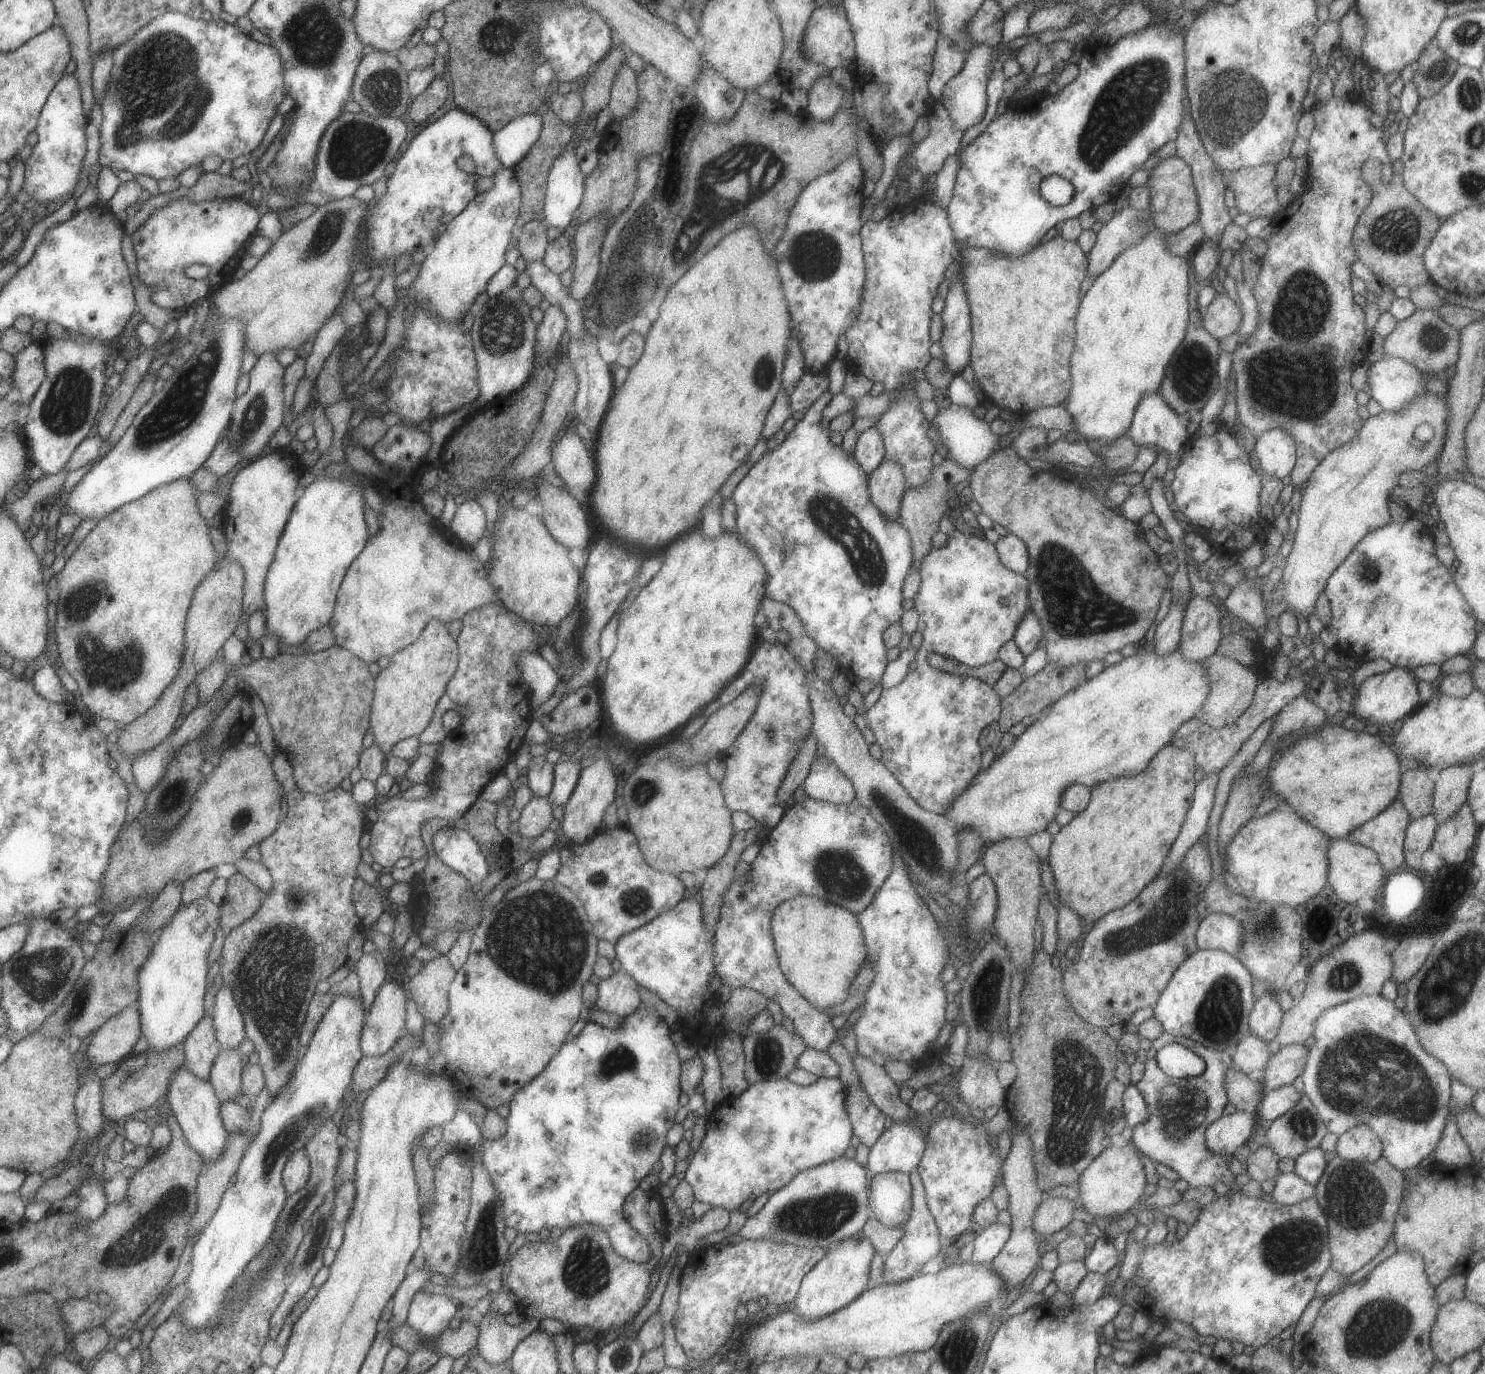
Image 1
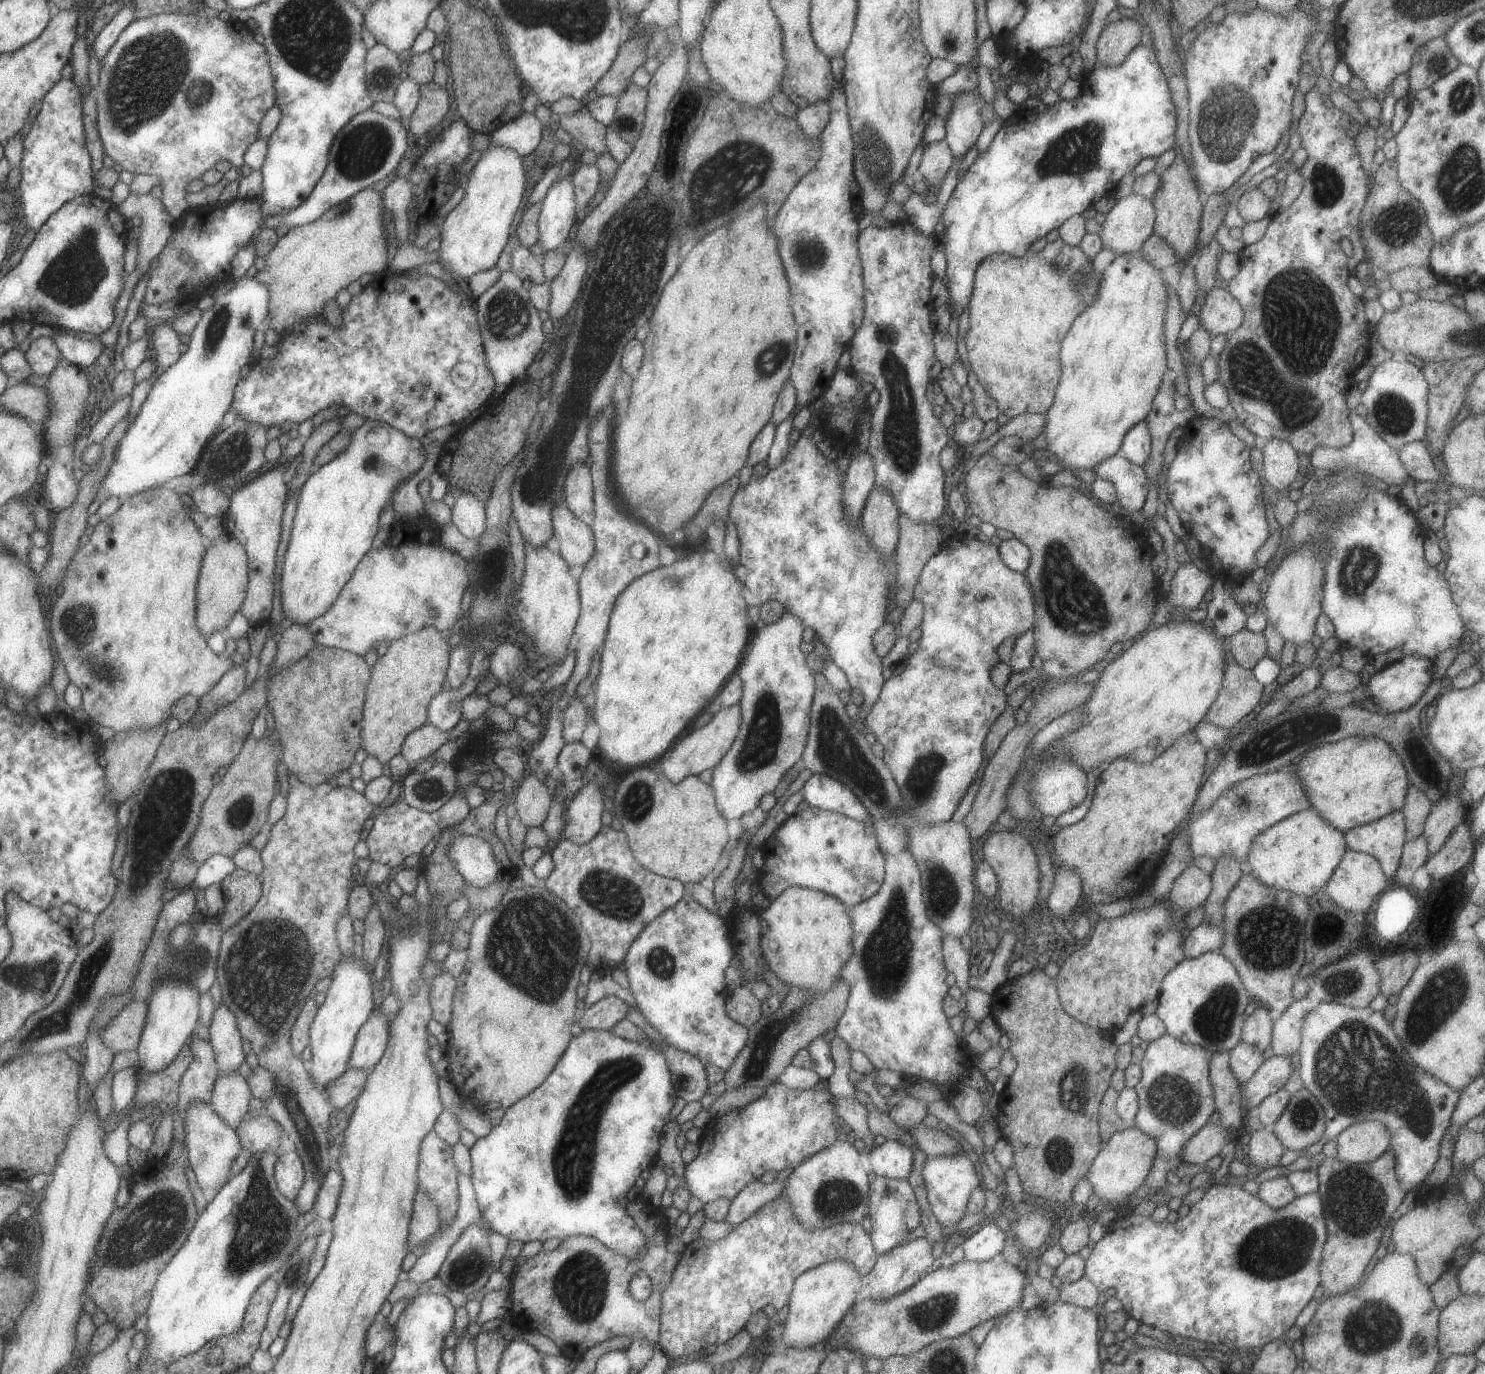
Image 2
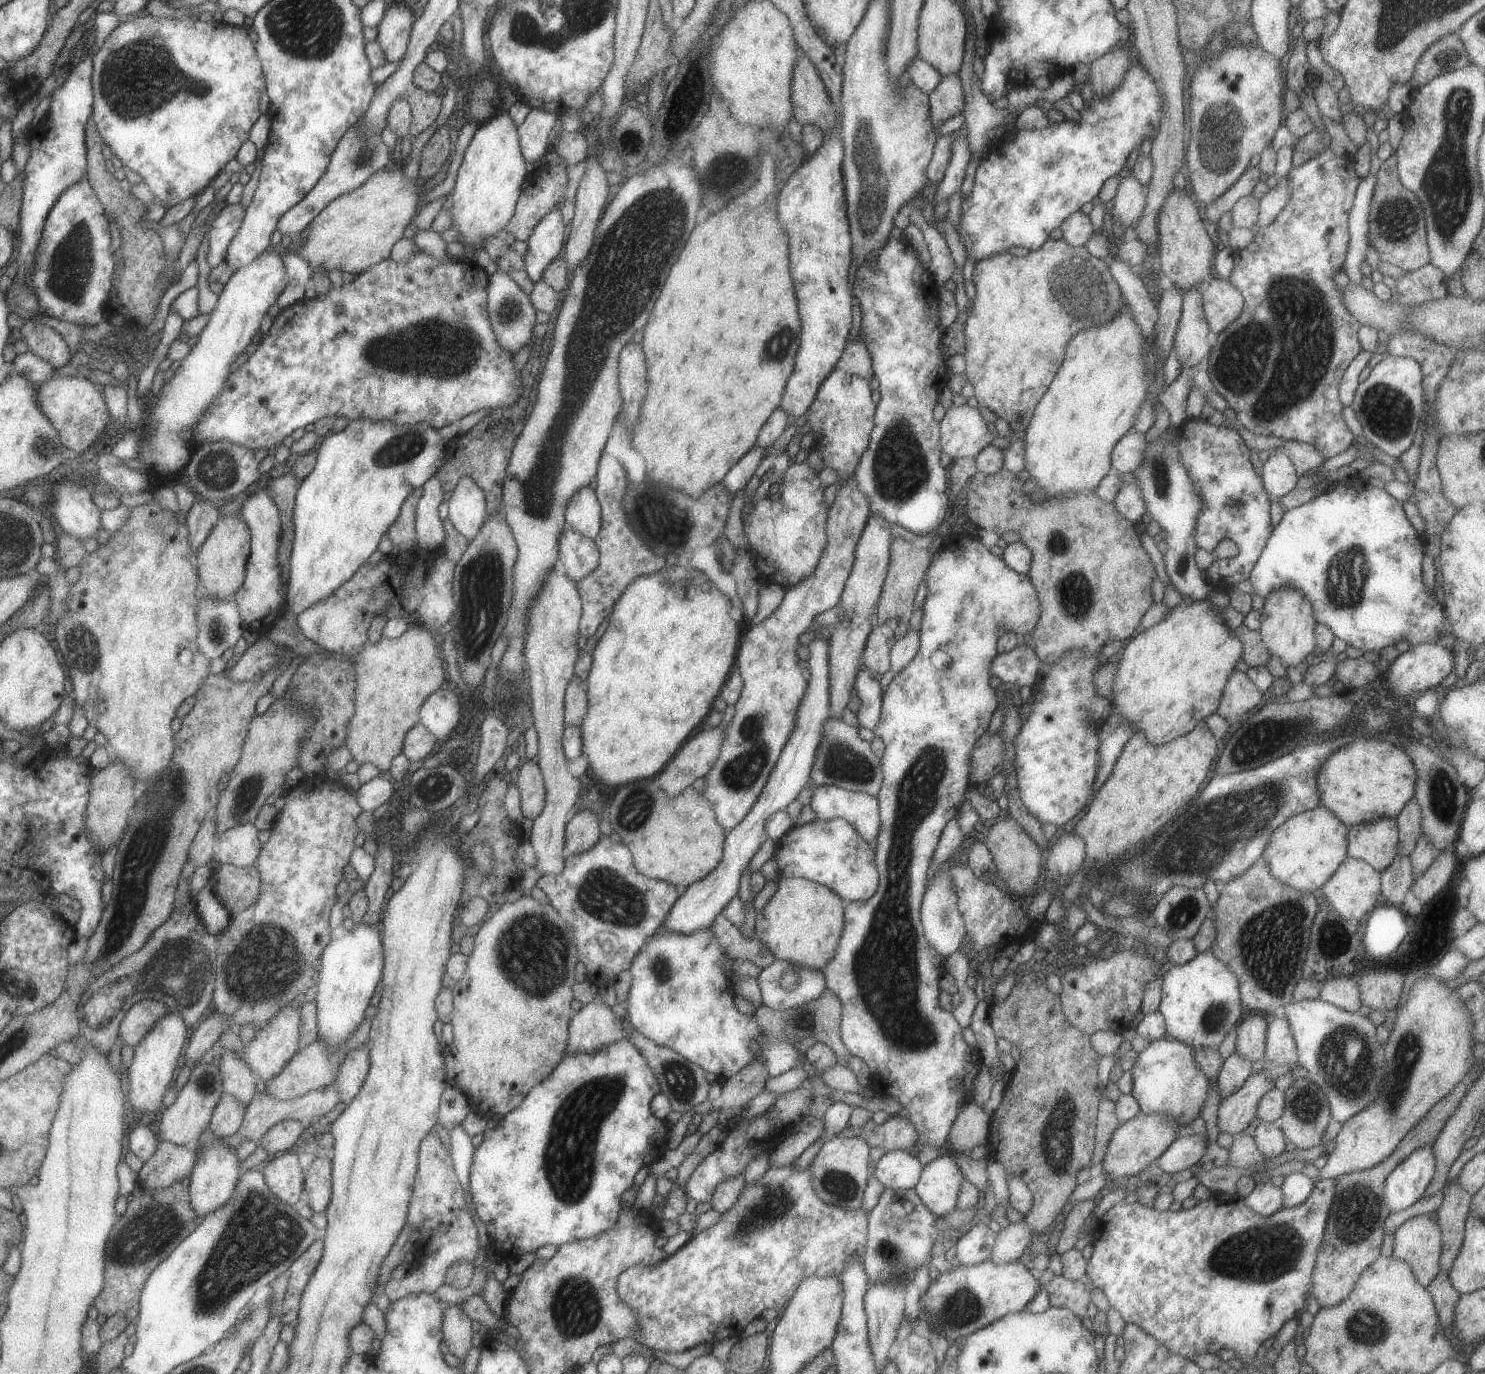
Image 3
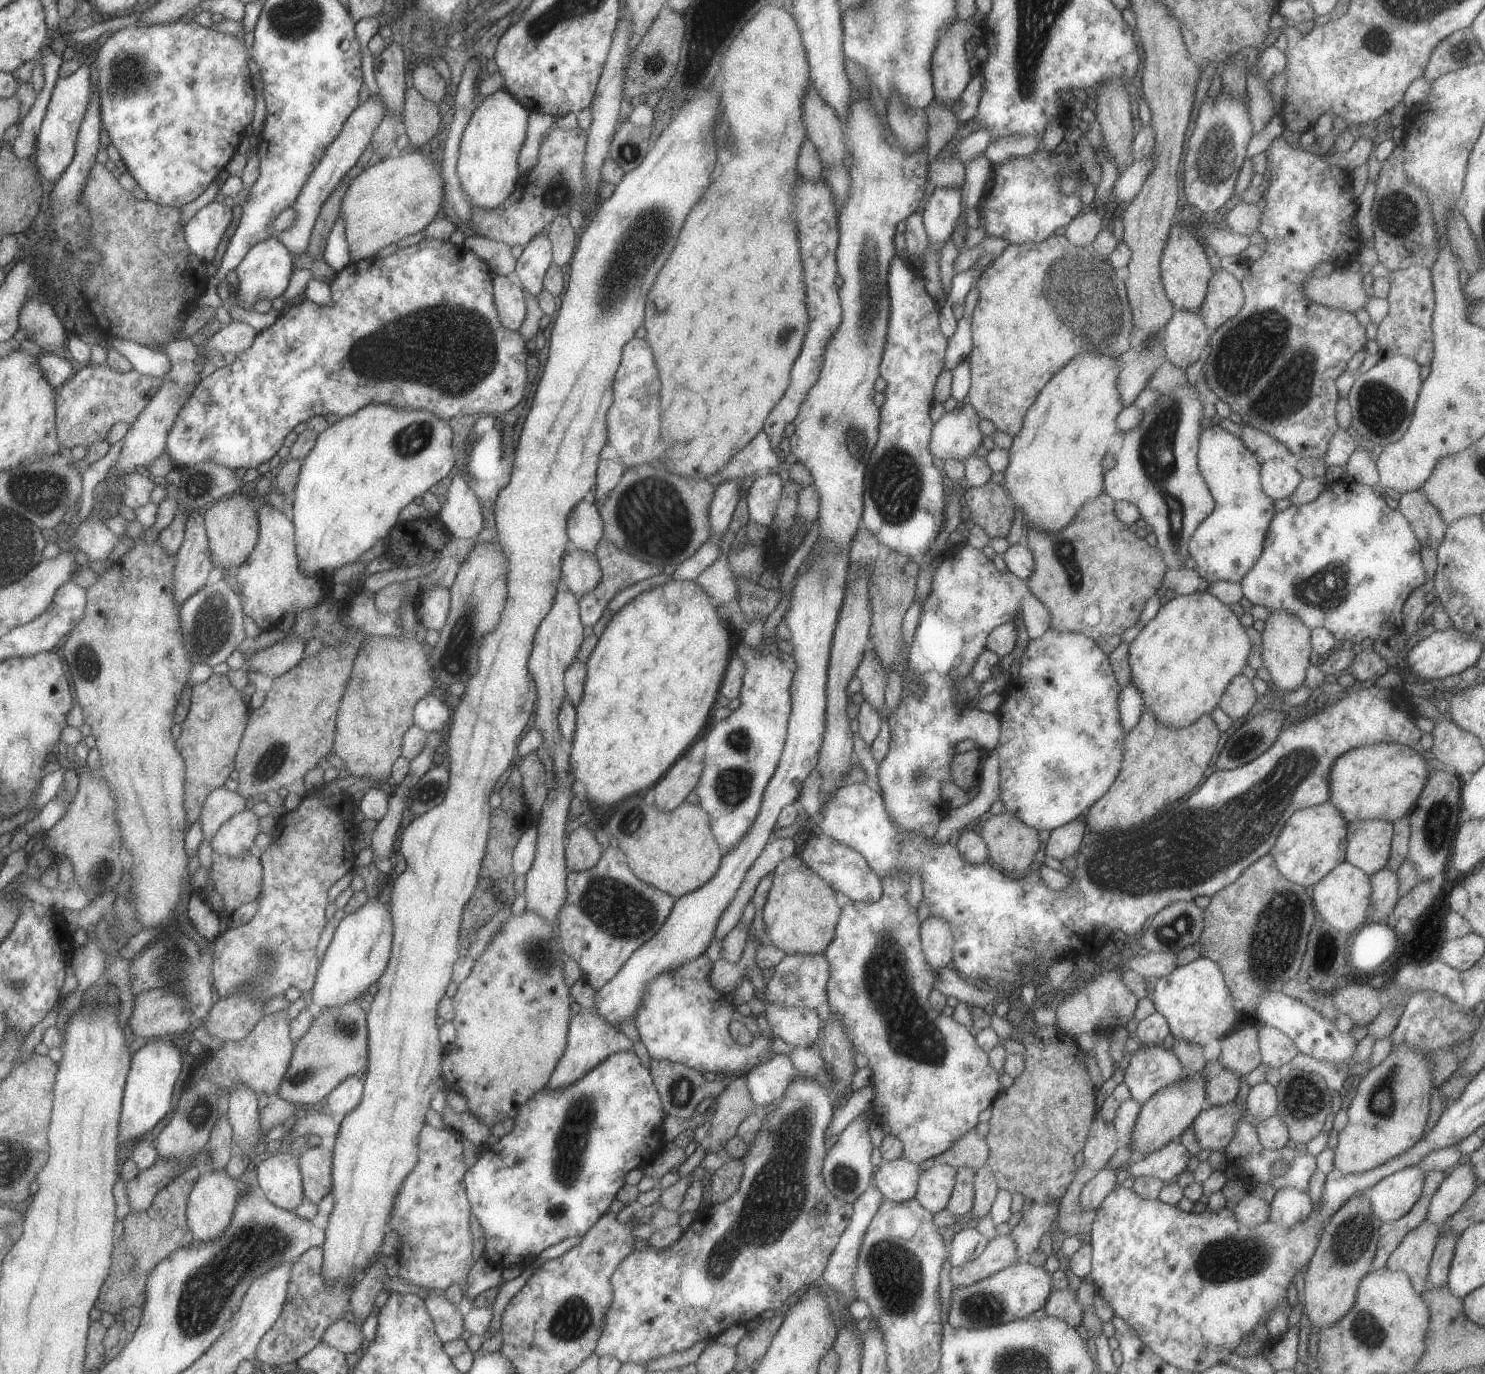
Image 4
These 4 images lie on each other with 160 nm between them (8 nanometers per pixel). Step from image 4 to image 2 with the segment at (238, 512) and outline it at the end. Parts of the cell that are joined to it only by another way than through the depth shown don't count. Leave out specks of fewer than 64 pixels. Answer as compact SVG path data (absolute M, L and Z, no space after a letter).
M222 534L210 542L208 554L203 557L203 570L199 580L199 609L196 610L196 626L204 637L216 630L226 631L236 612L240 611L249 586L247 551L232 534Z

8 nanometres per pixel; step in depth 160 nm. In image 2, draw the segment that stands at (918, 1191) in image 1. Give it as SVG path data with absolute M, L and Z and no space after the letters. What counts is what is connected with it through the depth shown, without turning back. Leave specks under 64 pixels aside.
M924 1237L900 1244L886 1254L880 1255L872 1271L868 1275L862 1276L865 1294L872 1300L888 1300L896 1294L906 1292L908 1288L912 1288L918 1280L921 1280L930 1271L935 1261L932 1250L933 1244L930 1244Z

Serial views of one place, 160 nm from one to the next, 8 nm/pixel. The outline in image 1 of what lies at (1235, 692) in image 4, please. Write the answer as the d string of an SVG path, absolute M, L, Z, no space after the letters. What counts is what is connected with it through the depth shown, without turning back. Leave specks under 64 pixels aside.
M1215 654L1201 661L1208 672L1208 680L1210 680L1210 694L1204 702L1204 706L1194 714L1200 722L1208 724L1211 728L1225 728L1246 712L1248 706L1252 704L1255 696L1256 688L1260 682L1253 668L1248 668L1229 658Z

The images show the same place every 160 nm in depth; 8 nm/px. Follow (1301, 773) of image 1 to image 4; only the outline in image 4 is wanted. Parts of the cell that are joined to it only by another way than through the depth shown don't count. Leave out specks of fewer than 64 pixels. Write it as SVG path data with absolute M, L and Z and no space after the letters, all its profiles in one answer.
M1383 742L1356 747L1340 755L1333 762L1329 774L1329 801L1343 814L1348 824L1366 819L1394 822L1397 818L1410 814L1431 772L1428 756L1408 745Z

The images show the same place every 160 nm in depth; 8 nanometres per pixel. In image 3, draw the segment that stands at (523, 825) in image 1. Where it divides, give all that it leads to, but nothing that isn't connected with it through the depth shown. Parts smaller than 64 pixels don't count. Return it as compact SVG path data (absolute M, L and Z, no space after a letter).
M529 761L518 772L517 787L525 819L534 821L545 806L546 788L542 770L536 761Z

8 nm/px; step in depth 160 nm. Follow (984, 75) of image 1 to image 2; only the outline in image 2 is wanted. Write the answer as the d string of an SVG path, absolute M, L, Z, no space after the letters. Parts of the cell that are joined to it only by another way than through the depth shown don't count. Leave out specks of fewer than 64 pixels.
M972 91L956 93L952 112L946 122L945 139L953 158L965 156L984 128L978 98Z

